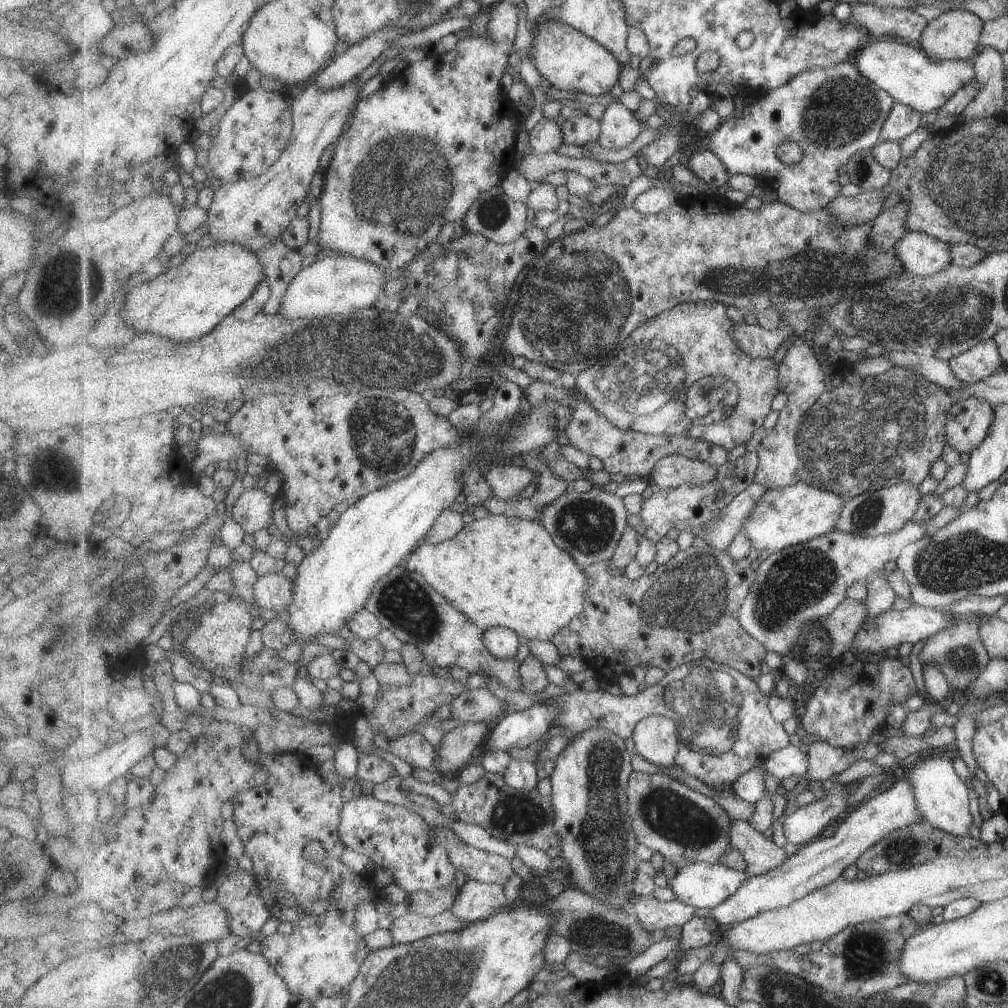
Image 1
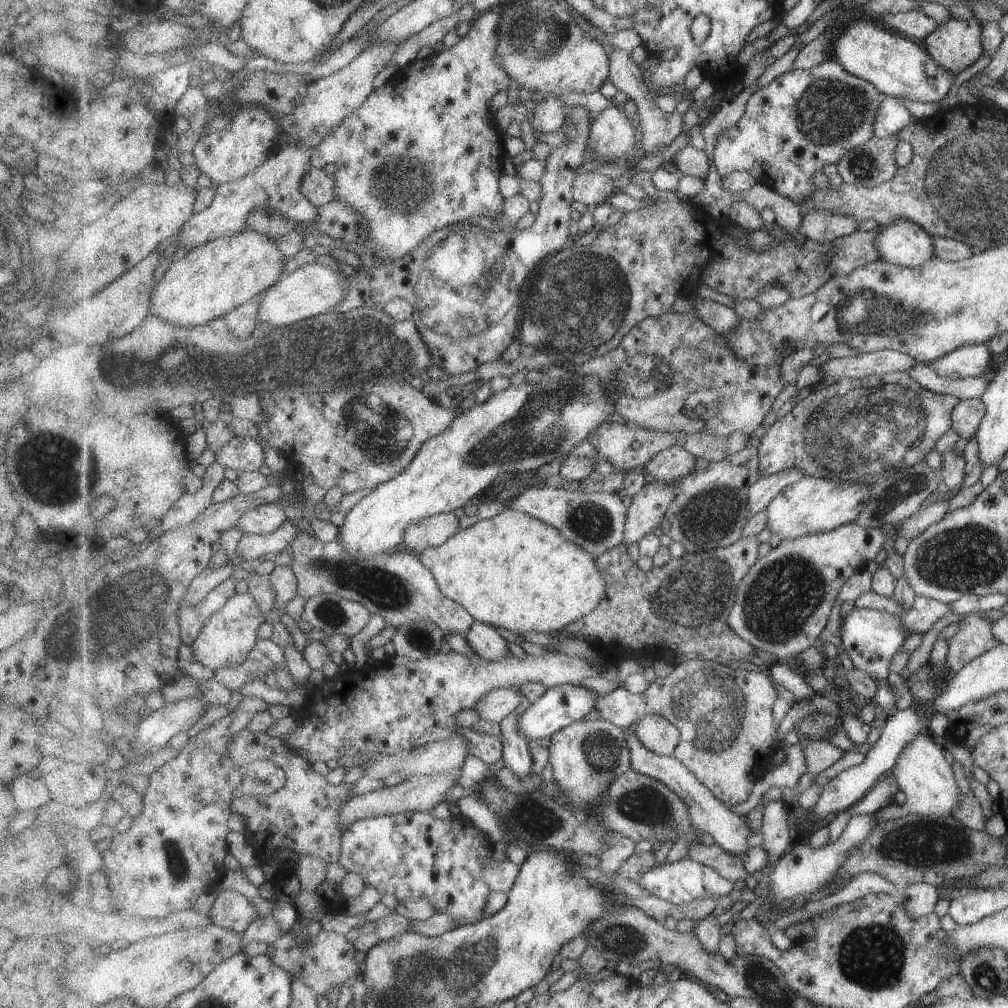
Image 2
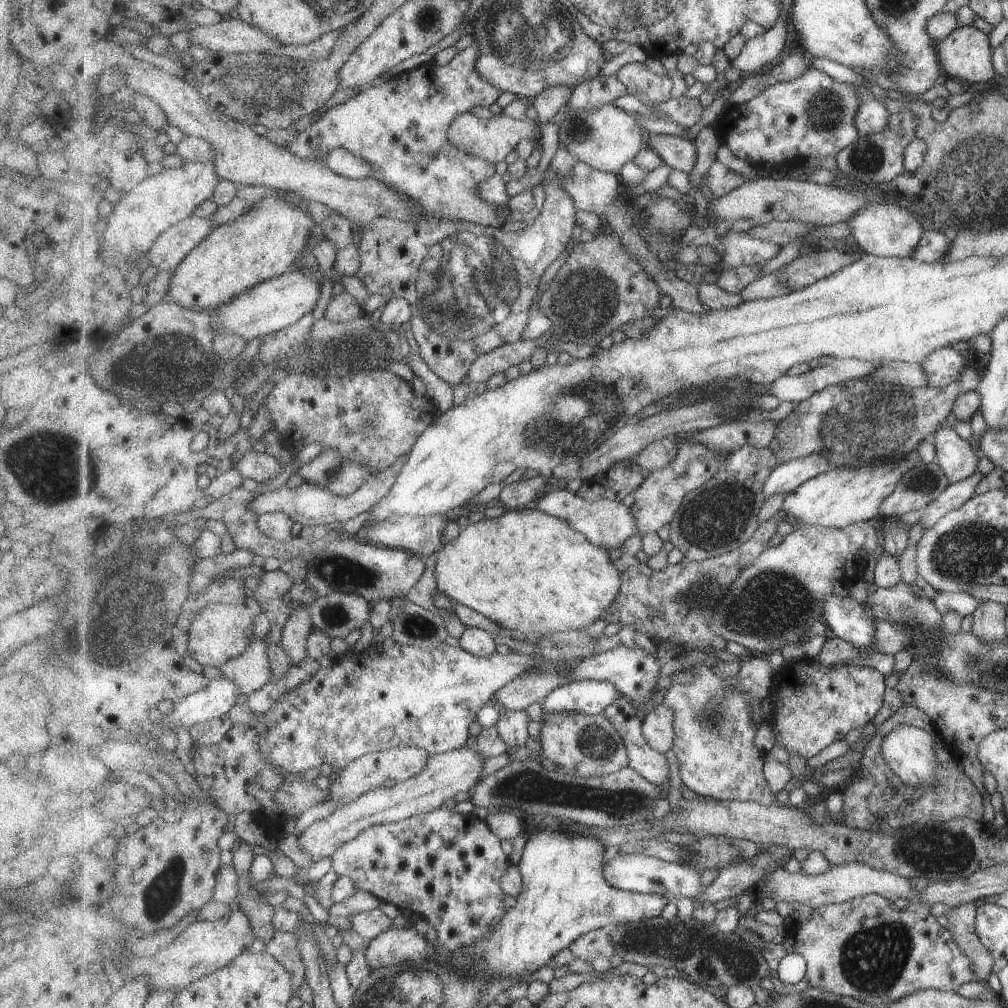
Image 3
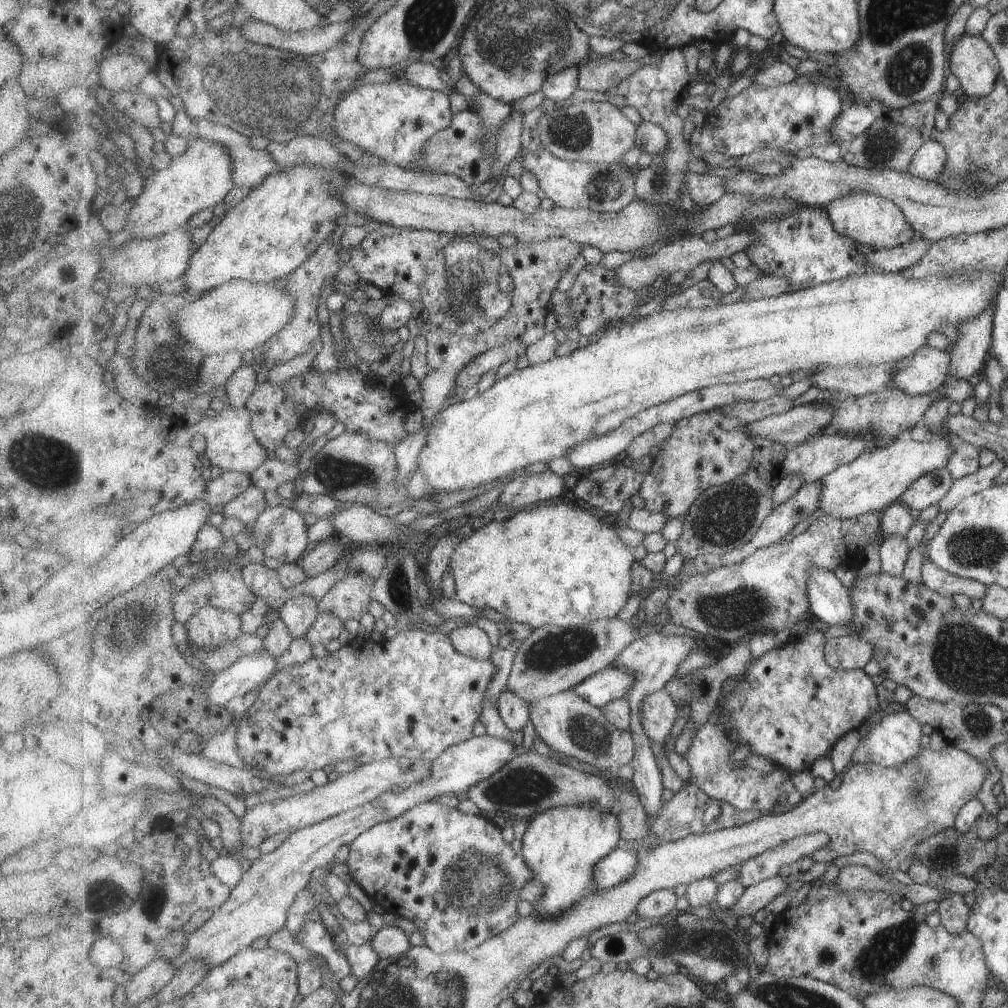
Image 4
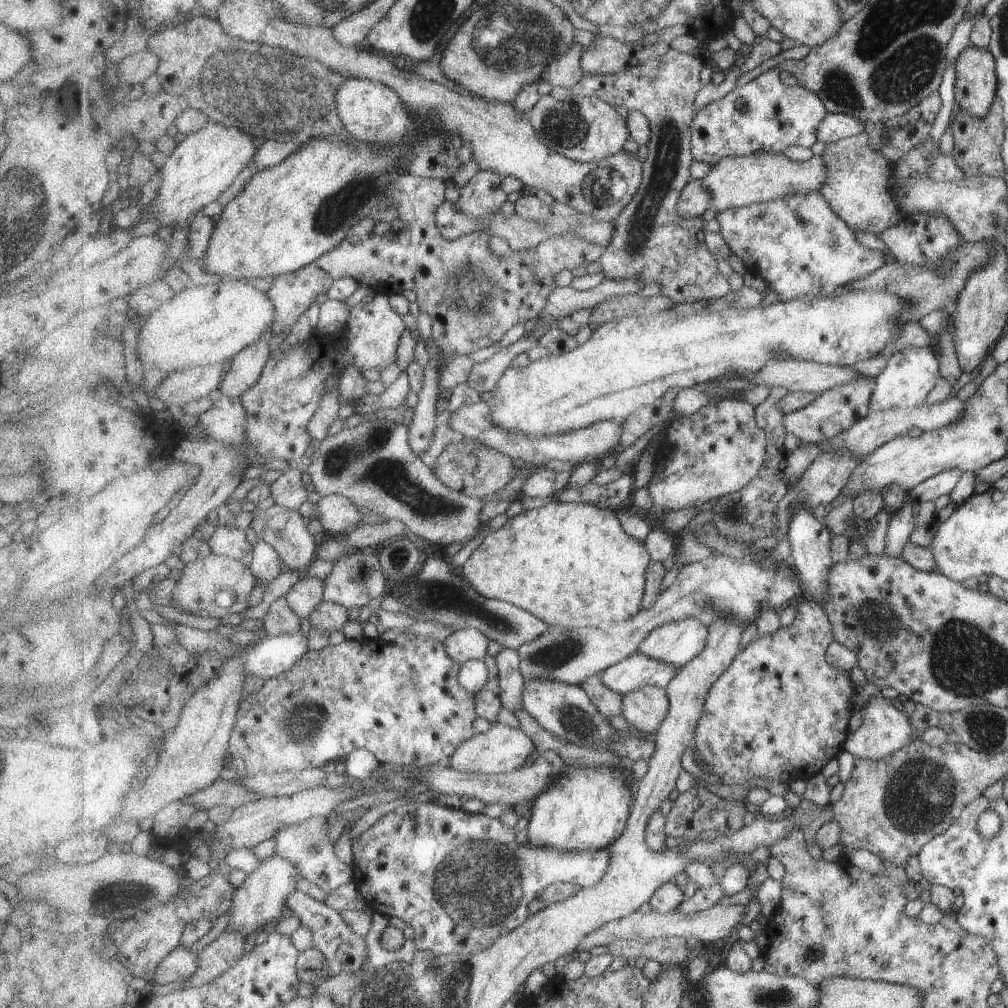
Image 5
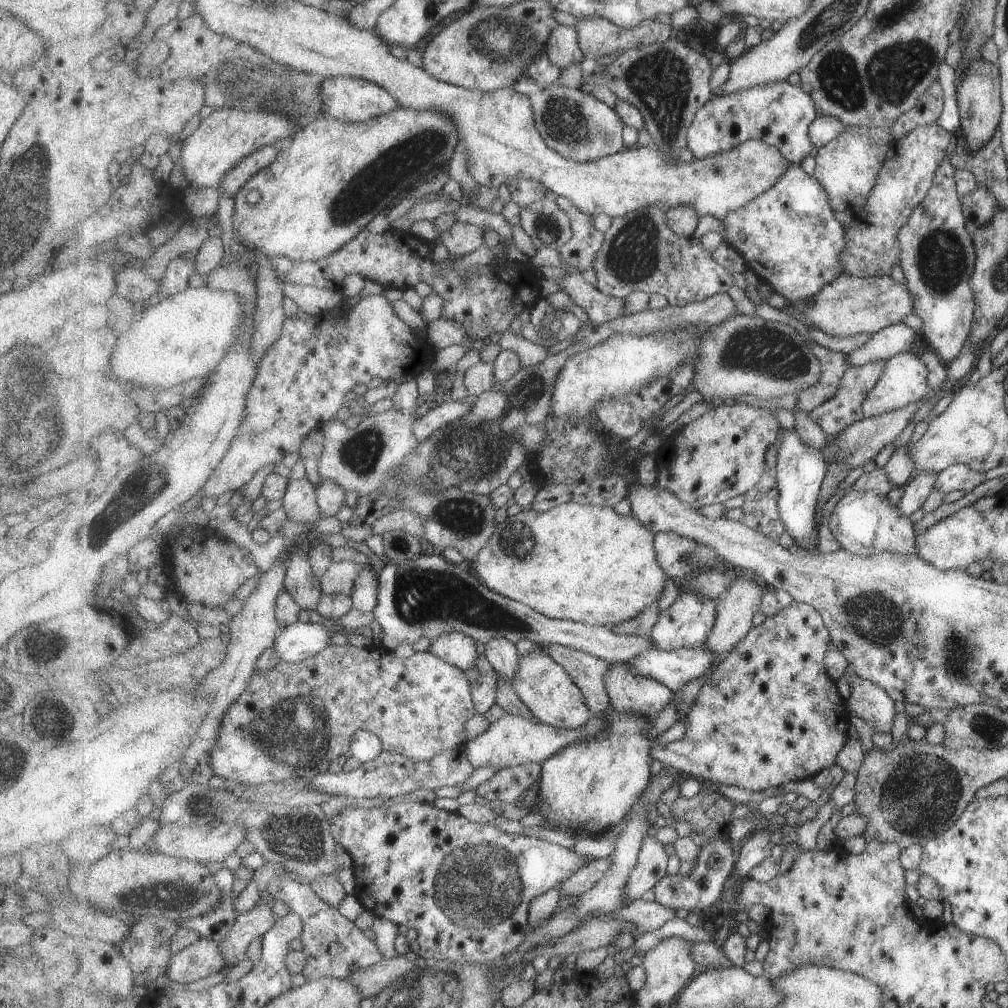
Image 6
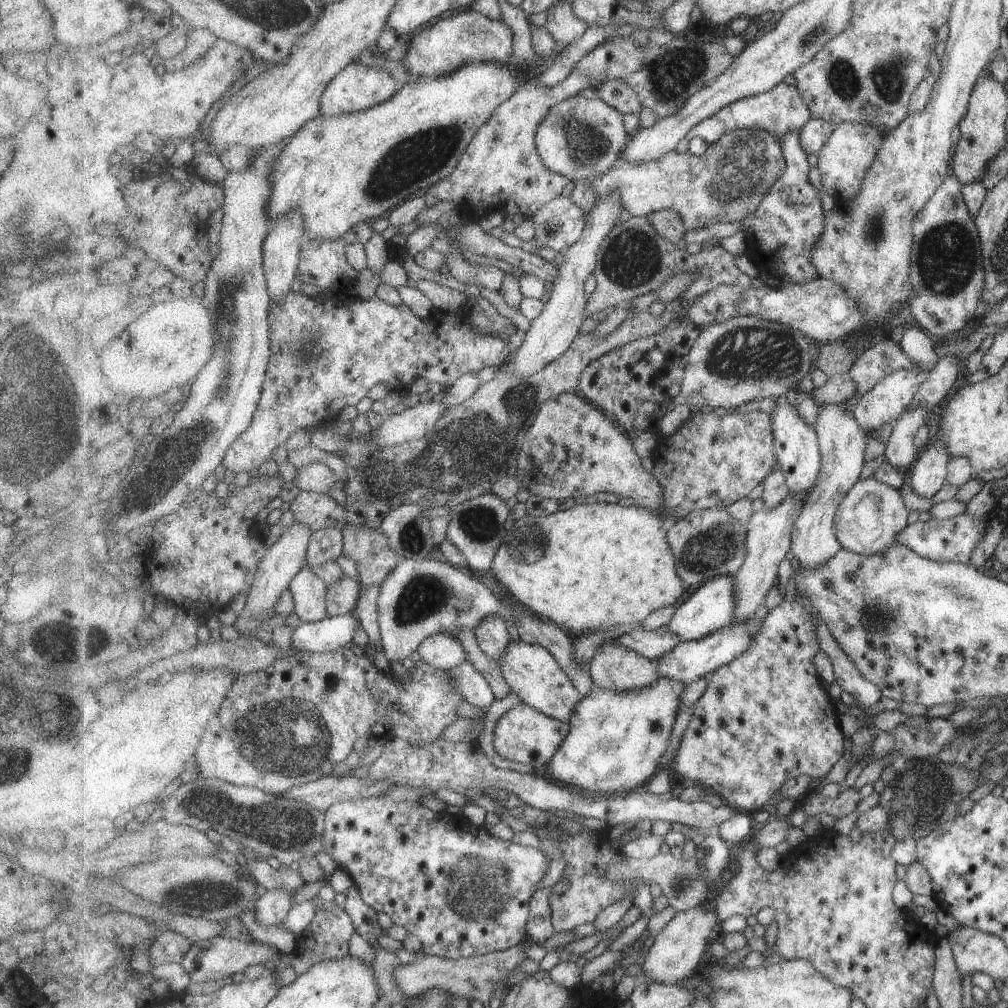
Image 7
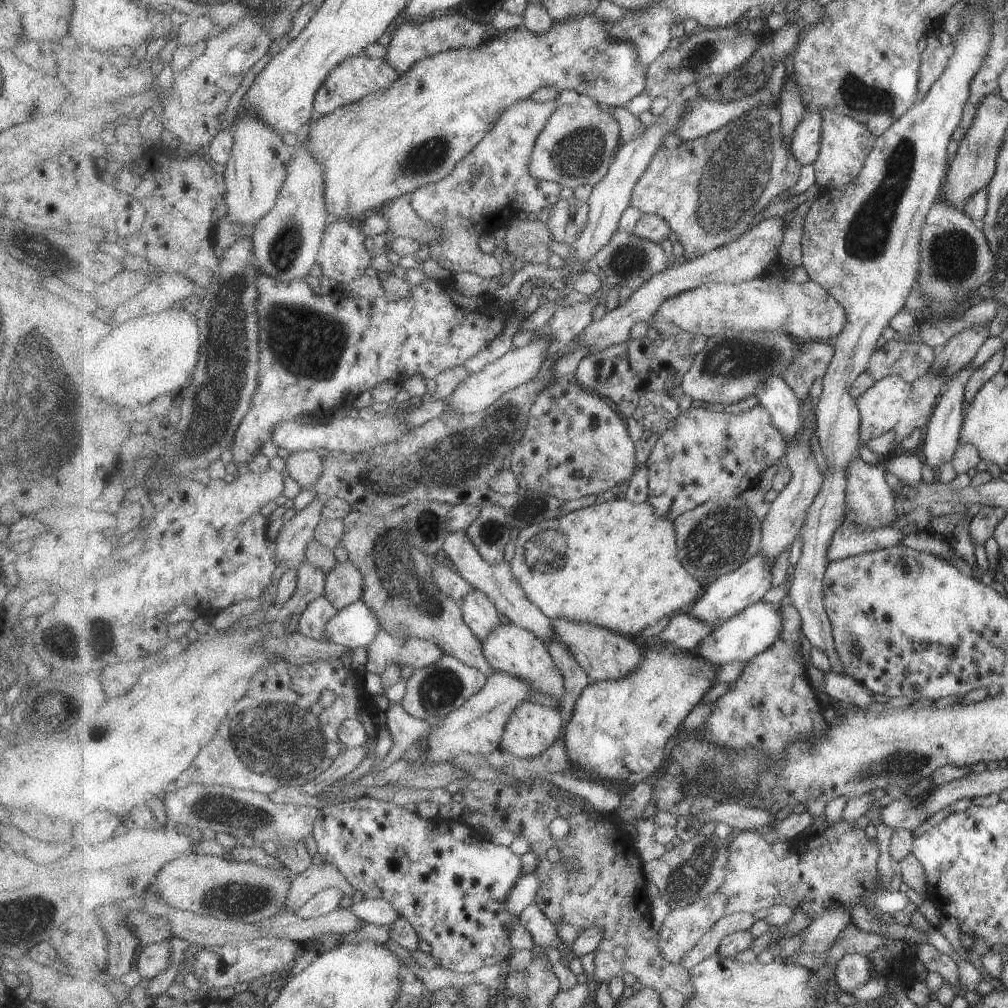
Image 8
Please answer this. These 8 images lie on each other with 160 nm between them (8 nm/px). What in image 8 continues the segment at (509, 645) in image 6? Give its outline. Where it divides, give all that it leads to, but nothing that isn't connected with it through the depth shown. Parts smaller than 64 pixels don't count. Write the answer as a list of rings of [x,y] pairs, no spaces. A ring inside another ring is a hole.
[[[473,589],[468,596],[458,601],[462,608],[465,622],[471,627],[471,630],[483,642],[495,630],[495,627],[501,625],[500,612],[495,601],[481,589]]]

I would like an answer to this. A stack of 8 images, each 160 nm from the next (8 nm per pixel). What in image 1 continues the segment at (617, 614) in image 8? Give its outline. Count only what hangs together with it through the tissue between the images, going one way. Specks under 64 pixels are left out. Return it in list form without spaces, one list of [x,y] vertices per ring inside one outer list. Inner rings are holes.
[[[489,515],[473,520],[452,539],[432,545],[425,542],[407,557],[404,566],[420,572],[444,597],[462,610],[481,630],[507,627],[526,639],[548,640],[587,606],[588,576],[584,567],[554,541],[550,531],[535,519]]]

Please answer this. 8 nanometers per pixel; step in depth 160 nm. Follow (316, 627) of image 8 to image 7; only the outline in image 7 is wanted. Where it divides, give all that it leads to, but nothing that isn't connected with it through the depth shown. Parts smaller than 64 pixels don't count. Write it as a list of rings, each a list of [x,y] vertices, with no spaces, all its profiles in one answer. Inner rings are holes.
[[[308,564],[302,568],[302,571],[291,581],[290,588],[294,594],[296,614],[299,616],[299,623],[312,623],[326,619],[328,614],[327,593],[329,590],[328,584],[319,578],[313,572],[312,567]]]

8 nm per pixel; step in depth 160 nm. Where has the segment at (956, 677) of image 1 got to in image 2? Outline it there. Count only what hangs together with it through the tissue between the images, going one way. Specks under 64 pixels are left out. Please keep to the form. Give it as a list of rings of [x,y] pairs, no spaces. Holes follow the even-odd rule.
[[[977,611],[966,614],[959,621],[957,633],[948,638],[945,655],[945,666],[950,676],[970,660],[1000,644],[991,632],[991,625]]]

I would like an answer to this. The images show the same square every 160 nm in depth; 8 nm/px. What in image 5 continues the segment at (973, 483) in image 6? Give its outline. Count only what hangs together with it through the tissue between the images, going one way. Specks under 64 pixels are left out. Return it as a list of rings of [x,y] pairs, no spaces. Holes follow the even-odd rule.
[[[957,469],[939,471],[908,491],[907,498],[917,503],[934,501],[941,495],[948,495],[954,489],[961,475],[962,471]]]

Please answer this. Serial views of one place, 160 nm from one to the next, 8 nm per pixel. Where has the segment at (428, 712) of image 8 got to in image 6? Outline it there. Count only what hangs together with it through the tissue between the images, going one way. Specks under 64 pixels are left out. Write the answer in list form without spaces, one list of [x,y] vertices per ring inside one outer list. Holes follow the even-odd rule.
[[[483,654],[478,657],[475,664],[482,673],[478,681],[472,682],[472,693],[476,709],[479,713],[487,712],[493,704],[497,703],[498,672],[491,661]]]

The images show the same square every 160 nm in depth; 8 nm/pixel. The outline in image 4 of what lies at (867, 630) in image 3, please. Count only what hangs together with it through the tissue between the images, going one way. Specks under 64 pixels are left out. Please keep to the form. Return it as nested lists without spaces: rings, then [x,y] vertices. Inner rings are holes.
[[[829,569],[810,572],[808,593],[813,616],[828,625],[850,626],[854,617],[854,602],[848,588]]]

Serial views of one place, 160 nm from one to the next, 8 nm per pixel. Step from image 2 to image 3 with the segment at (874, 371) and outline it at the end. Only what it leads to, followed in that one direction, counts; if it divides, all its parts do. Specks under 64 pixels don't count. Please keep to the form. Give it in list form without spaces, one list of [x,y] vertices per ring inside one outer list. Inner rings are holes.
[[[833,359],[828,365],[811,369],[798,376],[783,375],[766,386],[769,394],[800,404],[813,395],[849,379],[865,379],[876,369],[876,364],[861,359]]]

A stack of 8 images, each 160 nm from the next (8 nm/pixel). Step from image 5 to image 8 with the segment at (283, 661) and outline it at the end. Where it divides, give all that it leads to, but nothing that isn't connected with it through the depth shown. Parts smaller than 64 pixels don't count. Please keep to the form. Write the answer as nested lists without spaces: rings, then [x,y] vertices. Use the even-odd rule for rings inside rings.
[[[362,598],[357,602],[341,609],[326,626],[326,635],[328,640],[338,645],[343,645],[348,649],[355,650],[359,646],[366,649],[378,637],[381,624],[381,619],[376,611],[370,607]]]

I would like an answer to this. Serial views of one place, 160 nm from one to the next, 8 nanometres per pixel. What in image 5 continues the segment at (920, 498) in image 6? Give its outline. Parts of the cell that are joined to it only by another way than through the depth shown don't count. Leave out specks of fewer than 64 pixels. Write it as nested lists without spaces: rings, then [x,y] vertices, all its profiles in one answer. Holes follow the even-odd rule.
[[[913,501],[905,502],[890,516],[886,537],[884,538],[884,554],[899,557],[903,545],[908,541],[911,531],[916,527],[916,517],[911,511]]]

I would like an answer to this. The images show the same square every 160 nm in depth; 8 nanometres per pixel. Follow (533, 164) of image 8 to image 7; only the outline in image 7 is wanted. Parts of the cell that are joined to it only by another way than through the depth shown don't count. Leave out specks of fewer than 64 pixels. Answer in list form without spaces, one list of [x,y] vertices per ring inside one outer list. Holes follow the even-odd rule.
[[[579,95],[561,101],[557,106],[554,106],[541,123],[536,136],[538,151],[545,166],[553,172],[565,175],[566,178],[570,178],[574,182],[577,182],[578,179],[593,179],[608,173],[623,154],[630,139],[623,113],[620,113],[615,107],[609,106],[598,96],[587,99]]]

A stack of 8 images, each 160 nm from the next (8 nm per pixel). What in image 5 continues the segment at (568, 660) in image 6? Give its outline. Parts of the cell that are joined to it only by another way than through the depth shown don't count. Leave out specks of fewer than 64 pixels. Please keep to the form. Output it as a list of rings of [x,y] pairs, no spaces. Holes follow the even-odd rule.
[[[604,672],[586,678],[581,686],[587,691],[591,700],[607,718],[621,715],[624,712],[624,696],[611,690],[603,681]]]

